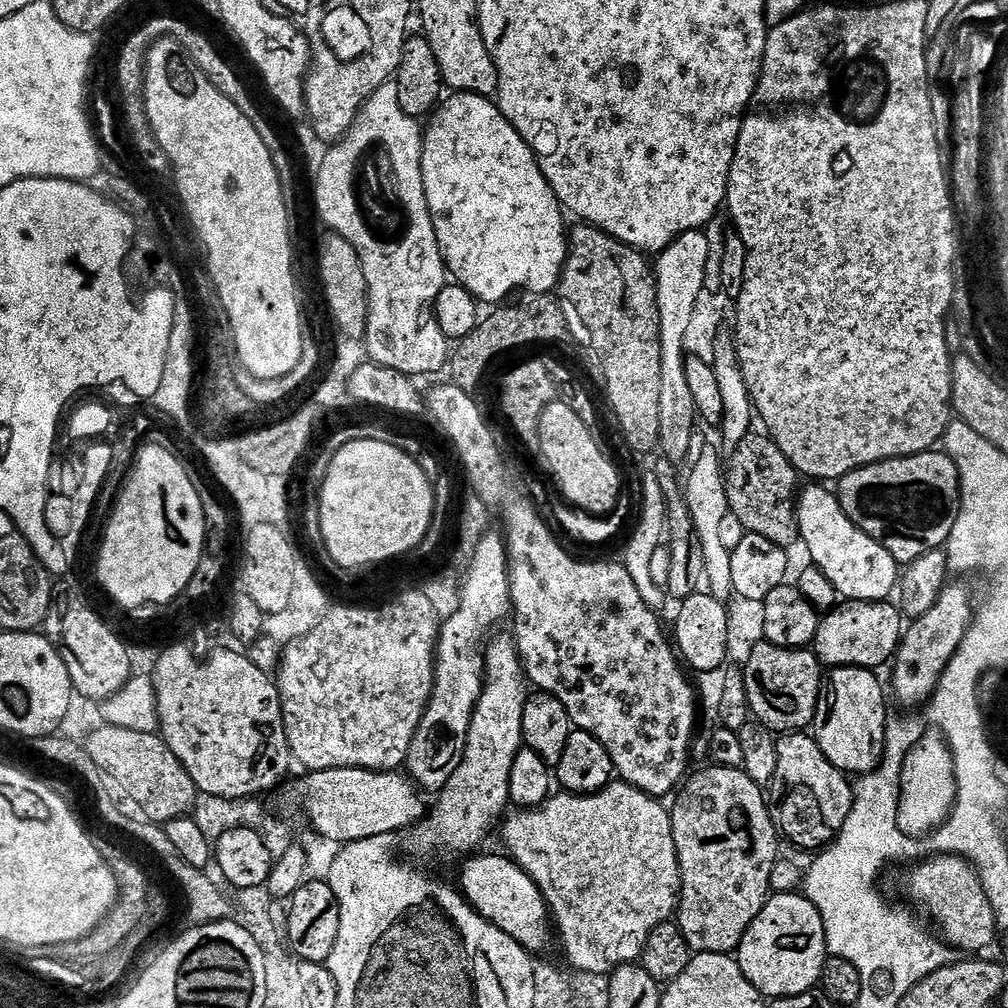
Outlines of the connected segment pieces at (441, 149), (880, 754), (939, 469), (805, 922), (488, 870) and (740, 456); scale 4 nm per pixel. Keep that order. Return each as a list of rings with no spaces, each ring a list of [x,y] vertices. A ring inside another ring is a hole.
[[[462,92],[449,95],[449,100],[445,99],[431,113],[430,121],[426,124],[424,131],[424,145],[422,146],[421,158],[421,178],[424,183],[425,200],[427,213],[431,223],[431,231],[436,235],[436,241],[440,247],[440,253],[444,259],[444,266],[450,273],[451,279],[463,286],[471,296],[485,305],[499,305],[499,300],[507,298],[511,292],[516,292],[519,288],[529,288],[532,294],[551,293],[554,286],[559,285],[560,273],[564,270],[564,262],[570,255],[570,243],[564,237],[564,216],[562,205],[552,192],[548,180],[542,174],[540,163],[536,161],[536,155],[532,153],[530,145],[518,134],[515,126],[502,115],[499,107],[487,96],[476,96],[473,92]]]
[[[833,668],[827,674],[828,688],[821,689],[814,721],[816,744],[839,772],[870,773],[884,758],[884,734],[890,719],[879,675],[866,668]]]
[[[938,450],[920,452],[917,456],[898,456],[841,476],[834,488],[841,508],[870,538],[874,538],[896,559],[897,565],[912,564],[922,554],[943,549],[946,537],[954,530],[956,513],[960,511],[960,475],[951,457]]]
[[[794,892],[775,893],[746,930],[734,957],[742,974],[764,998],[801,996],[813,991],[824,974],[826,945],[821,932],[818,913],[808,899]]]
[[[473,855],[460,872],[459,891],[463,899],[485,920],[521,944],[525,951],[538,954],[554,940],[554,924],[540,887],[515,860],[504,856]]]
[[[749,434],[746,438],[742,438],[742,442],[735,445],[732,461],[728,460],[726,464],[726,483],[728,490],[728,506],[731,515],[736,516],[738,523],[744,527],[745,533],[753,536],[765,536],[770,538],[775,544],[788,546],[793,539],[797,539],[797,501],[798,487],[796,488],[796,480],[798,481],[798,473],[795,466],[786,458],[786,454],[772,441],[772,437],[767,434]]]

